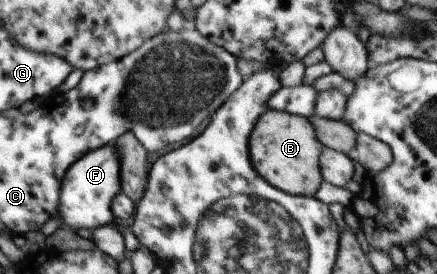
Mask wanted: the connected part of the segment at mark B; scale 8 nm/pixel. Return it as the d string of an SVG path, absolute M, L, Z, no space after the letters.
M268 109L257 119L248 143L255 172L273 188L290 195L316 195L323 182L319 157L325 147L317 140L308 118Z

